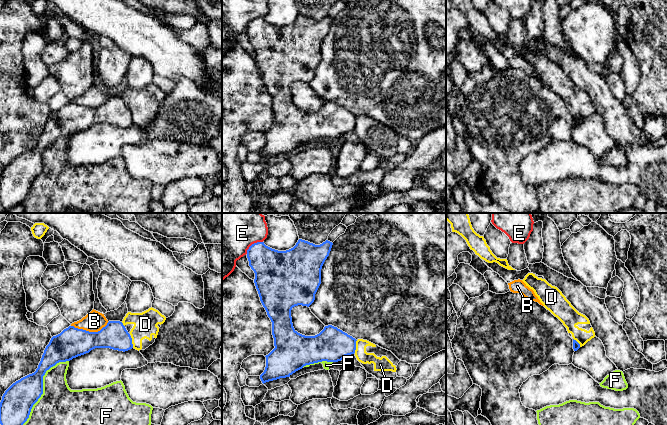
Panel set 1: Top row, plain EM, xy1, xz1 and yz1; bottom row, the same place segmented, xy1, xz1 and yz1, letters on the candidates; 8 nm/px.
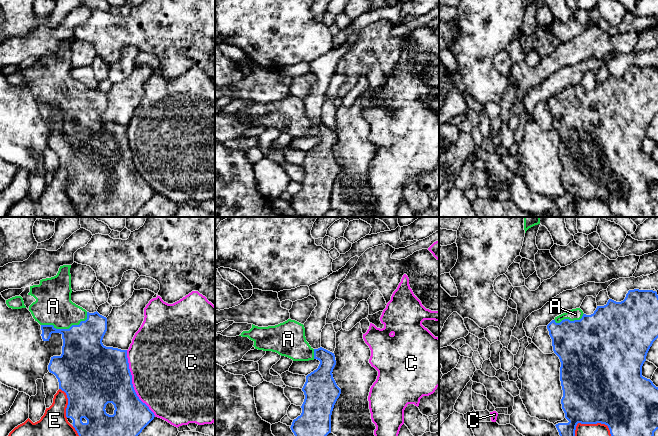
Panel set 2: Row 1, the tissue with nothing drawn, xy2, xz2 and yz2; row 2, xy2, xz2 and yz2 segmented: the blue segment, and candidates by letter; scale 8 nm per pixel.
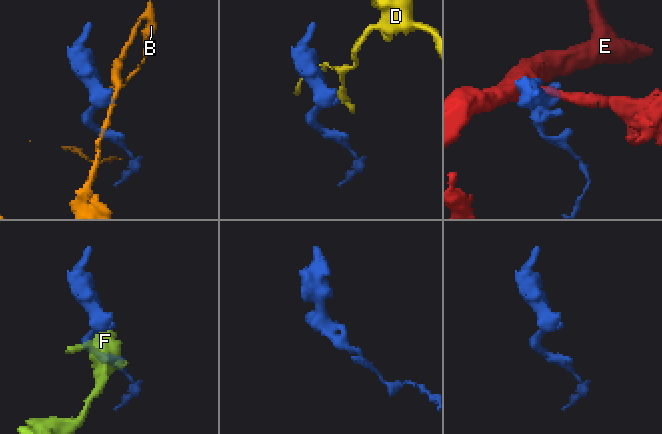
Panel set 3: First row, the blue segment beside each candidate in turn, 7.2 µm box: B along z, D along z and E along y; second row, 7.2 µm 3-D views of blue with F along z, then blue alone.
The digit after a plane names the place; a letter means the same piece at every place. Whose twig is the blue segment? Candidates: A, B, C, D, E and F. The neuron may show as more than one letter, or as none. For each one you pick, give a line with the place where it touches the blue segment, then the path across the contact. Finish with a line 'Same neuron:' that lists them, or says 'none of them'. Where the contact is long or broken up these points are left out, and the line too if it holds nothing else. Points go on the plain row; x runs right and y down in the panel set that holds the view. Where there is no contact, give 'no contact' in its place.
A: contact xy2 (66, 105); way xy2 (83, 131), (81, 120), (66, 105), (66, 97), (53, 82)
Same neuron: A

